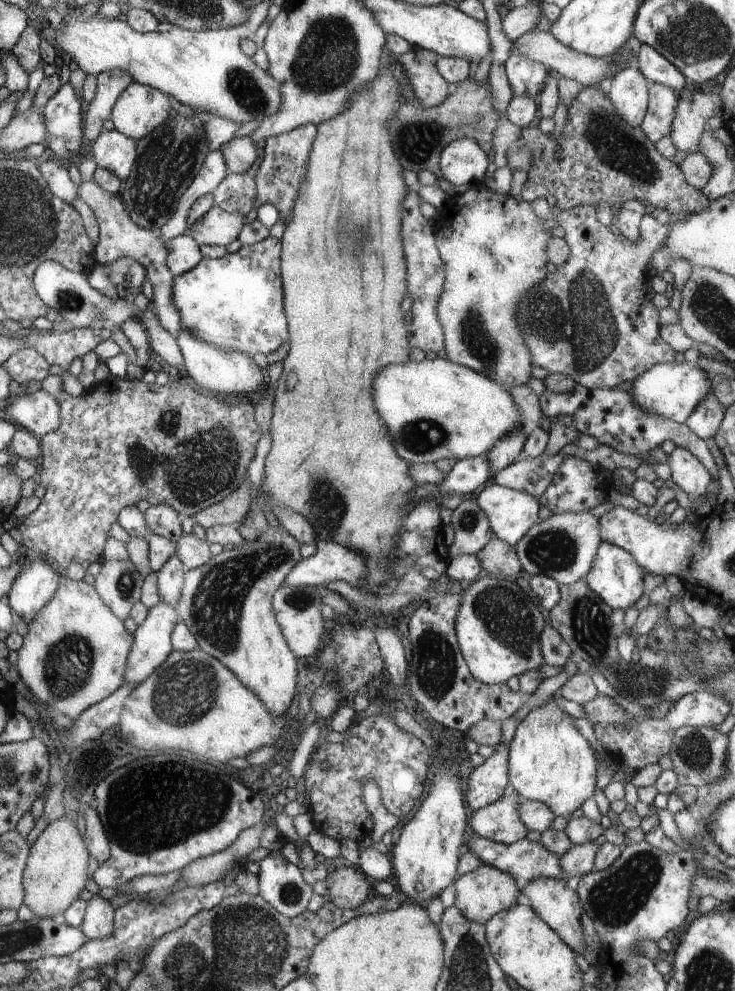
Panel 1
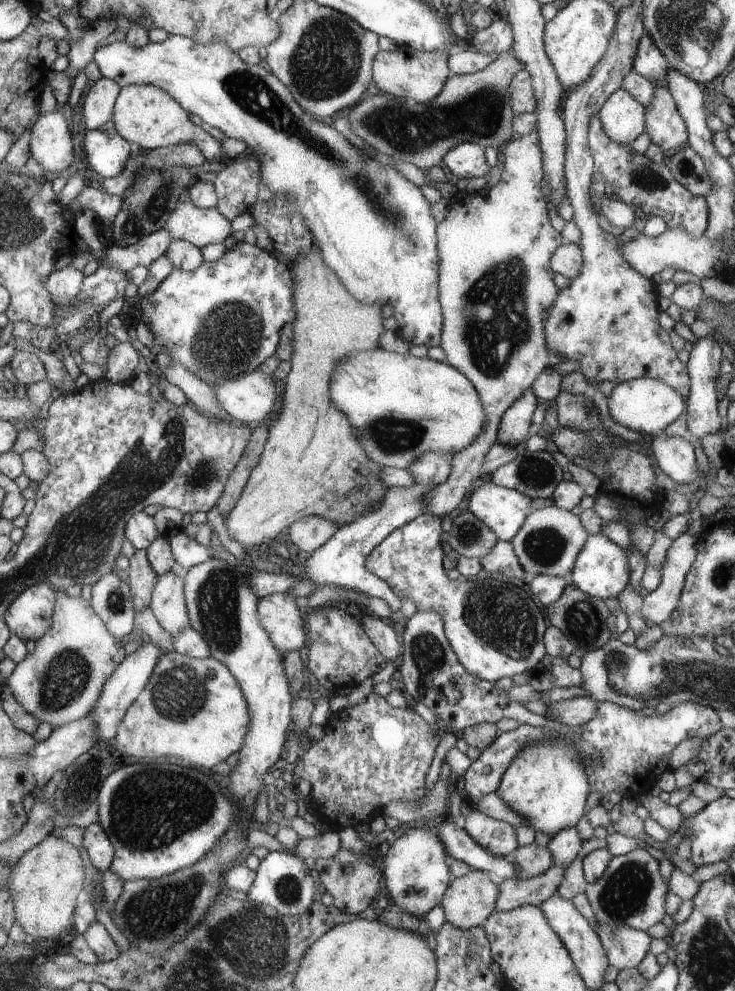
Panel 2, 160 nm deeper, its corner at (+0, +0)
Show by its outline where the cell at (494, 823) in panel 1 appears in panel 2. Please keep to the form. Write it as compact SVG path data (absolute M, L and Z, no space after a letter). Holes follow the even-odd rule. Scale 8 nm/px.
M472 805L470 809L471 811L468 816L463 817L460 822L463 829L469 834L469 837L492 855L508 858L509 854L519 847L513 826L510 823L493 819Z

